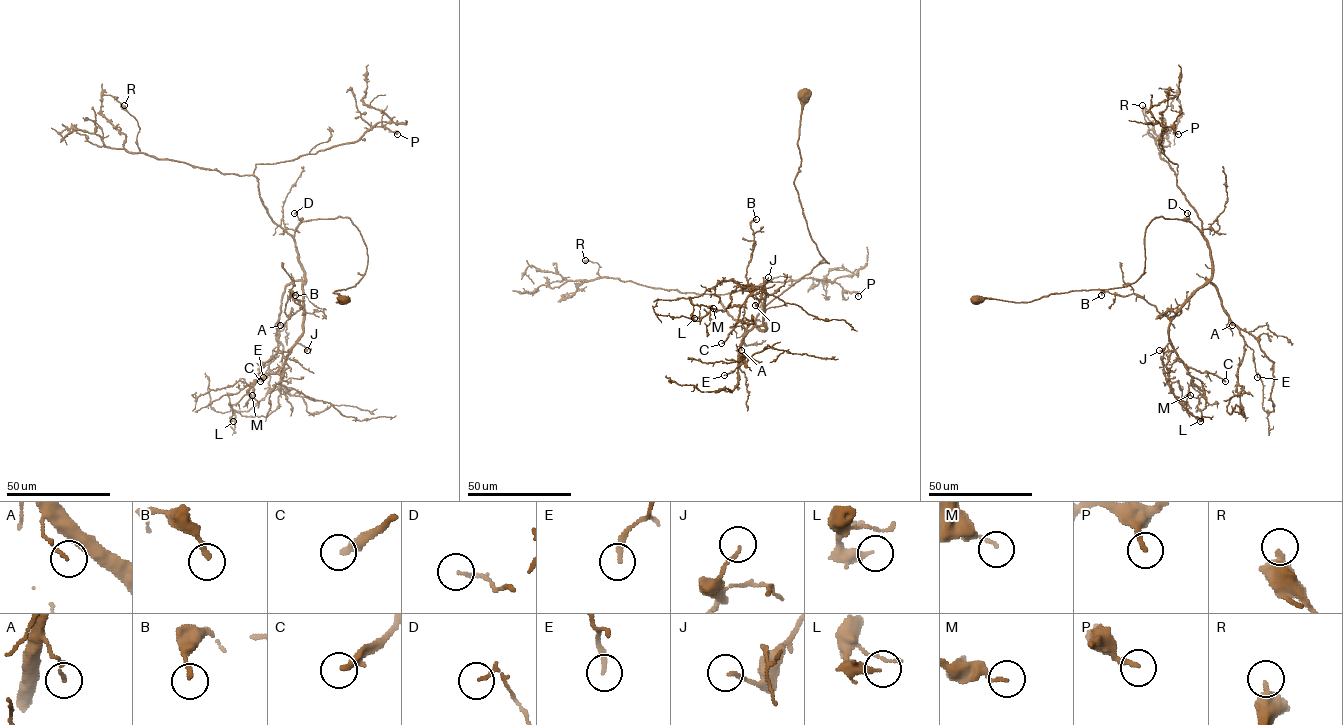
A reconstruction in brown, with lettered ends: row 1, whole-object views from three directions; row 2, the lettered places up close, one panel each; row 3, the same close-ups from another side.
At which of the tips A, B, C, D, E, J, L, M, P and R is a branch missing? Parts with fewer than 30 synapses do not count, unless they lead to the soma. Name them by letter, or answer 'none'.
C

